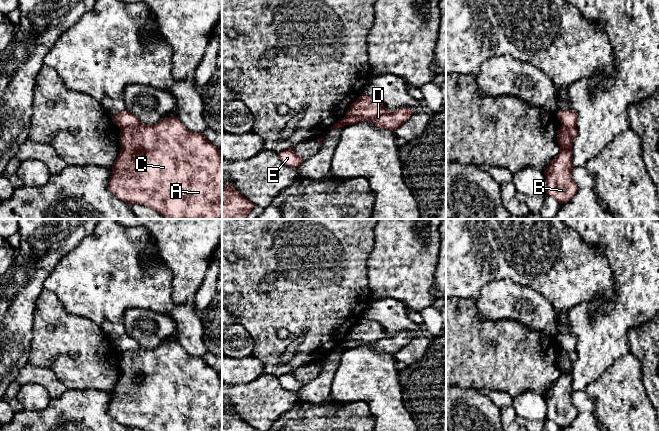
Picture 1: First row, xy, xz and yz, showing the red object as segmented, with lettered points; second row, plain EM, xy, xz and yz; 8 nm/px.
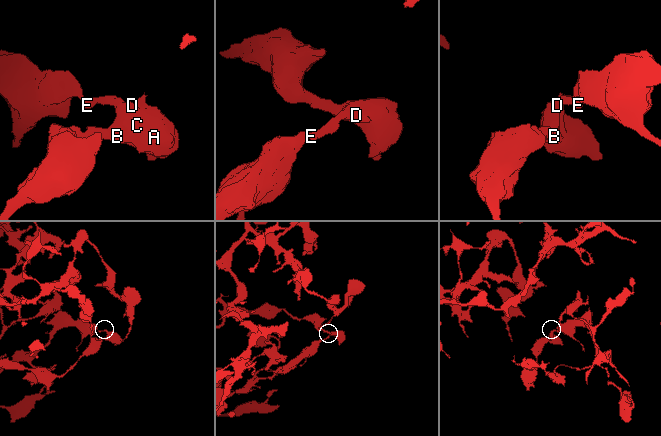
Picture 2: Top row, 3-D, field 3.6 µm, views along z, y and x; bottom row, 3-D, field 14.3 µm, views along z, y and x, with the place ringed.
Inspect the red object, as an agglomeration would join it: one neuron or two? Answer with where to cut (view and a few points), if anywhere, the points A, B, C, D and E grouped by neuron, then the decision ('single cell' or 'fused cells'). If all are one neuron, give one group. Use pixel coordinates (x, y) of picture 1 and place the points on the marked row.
cut xy (138, 123), (120, 128); groups A B C D / E; fused cells

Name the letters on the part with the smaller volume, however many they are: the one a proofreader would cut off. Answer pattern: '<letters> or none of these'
E

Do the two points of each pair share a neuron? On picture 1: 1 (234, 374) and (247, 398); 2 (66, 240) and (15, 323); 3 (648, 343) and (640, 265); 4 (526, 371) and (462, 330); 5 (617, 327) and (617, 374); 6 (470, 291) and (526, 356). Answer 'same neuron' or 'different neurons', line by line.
1: different neurons
2: same neuron
3: different neurons
4: same neuron
5: different neurons
6: different neurons

